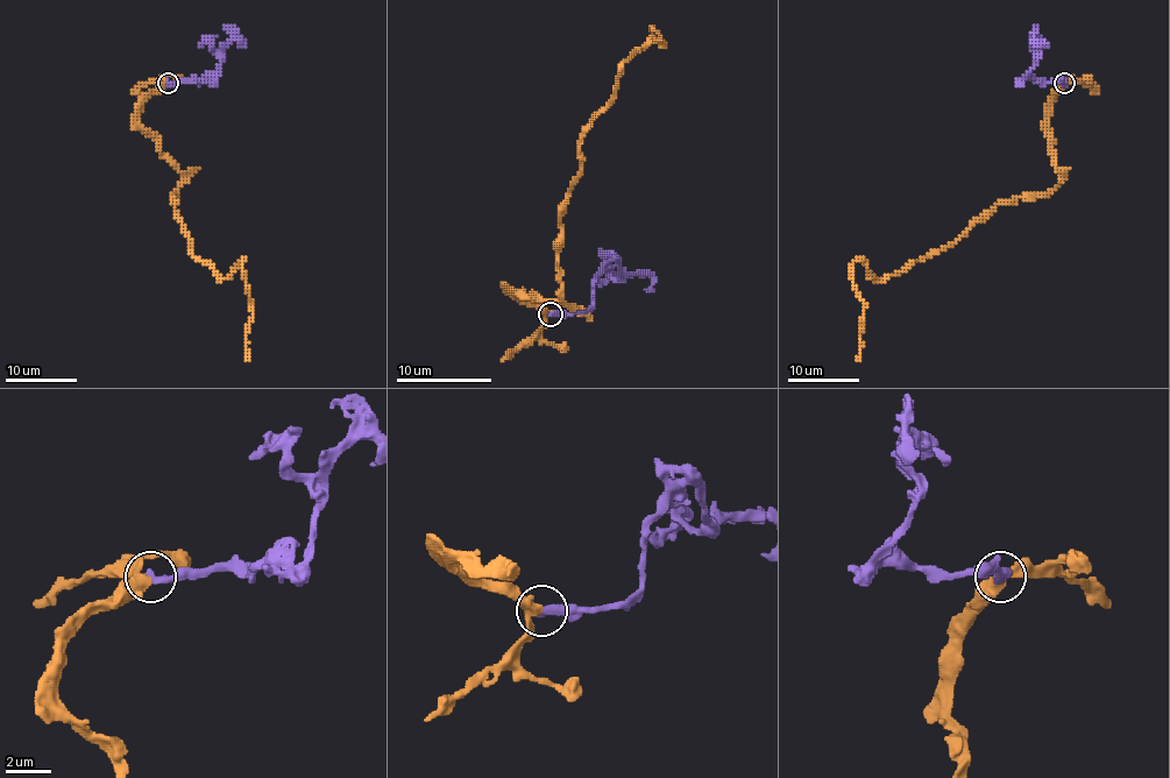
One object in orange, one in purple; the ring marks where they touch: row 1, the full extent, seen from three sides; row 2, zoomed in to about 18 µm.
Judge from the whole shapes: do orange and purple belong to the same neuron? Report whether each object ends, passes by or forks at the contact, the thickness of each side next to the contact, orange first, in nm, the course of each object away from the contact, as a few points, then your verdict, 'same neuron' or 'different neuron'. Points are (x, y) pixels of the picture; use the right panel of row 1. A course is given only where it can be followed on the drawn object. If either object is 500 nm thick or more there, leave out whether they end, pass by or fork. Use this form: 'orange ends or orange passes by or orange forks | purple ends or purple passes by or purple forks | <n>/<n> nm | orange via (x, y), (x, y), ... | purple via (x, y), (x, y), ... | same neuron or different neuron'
orange passes by | purple ends | 400/400 nm | orange via (1063, 84), (1048, 132), (1051, 190), (999, 199), (954, 242), (884, 277), (851, 264), (863, 302), (856, 361) | purple via (1063, 84), (1039, 82), (1028, 75), (1036, 50), (1035, 39), (1046, 48) | same neuron

